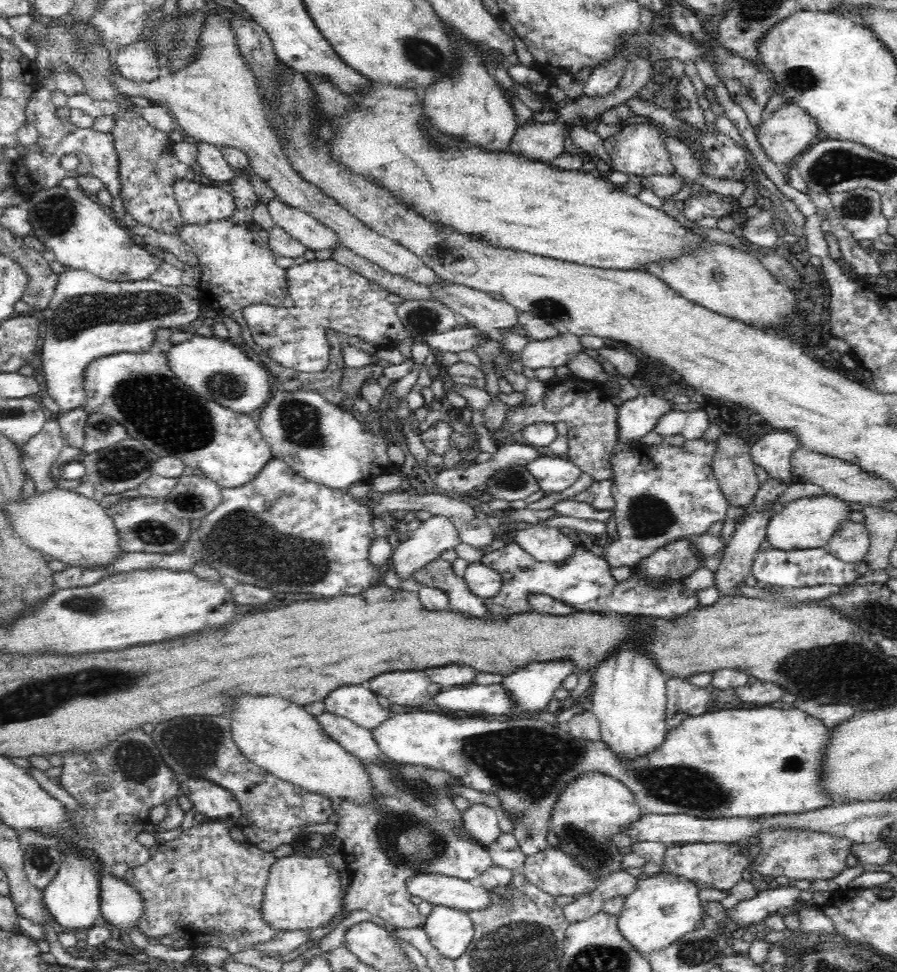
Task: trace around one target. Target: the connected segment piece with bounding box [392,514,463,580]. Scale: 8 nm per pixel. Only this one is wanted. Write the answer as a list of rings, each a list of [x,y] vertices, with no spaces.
[[[433,514],[401,541],[392,554],[392,564],[399,569],[402,580],[405,580],[410,578],[412,570],[437,560],[442,552],[455,549],[462,543],[454,521],[446,515]]]

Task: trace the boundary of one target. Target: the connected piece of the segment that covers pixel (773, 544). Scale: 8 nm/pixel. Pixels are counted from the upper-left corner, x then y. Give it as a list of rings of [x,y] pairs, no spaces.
[[[838,498],[801,499],[786,504],[780,514],[776,514],[767,526],[766,542],[772,551],[793,552],[808,548],[826,548],[827,540],[838,521],[848,519],[850,508],[847,502]]]

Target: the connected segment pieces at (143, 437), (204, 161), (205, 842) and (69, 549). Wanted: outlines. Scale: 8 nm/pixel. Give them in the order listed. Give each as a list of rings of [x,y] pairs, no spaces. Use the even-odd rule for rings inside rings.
[[[160,328],[155,333],[154,341],[138,352],[115,352],[94,357],[94,360],[88,362],[81,374],[84,409],[88,415],[101,413],[115,418],[128,430],[130,437],[154,450],[156,455],[174,456],[182,460],[184,467],[202,470],[204,475],[214,480],[223,490],[246,486],[252,483],[275,457],[270,447],[262,441],[258,426],[249,414],[235,412],[234,409],[200,398],[167,367],[166,349],[171,345],[168,334],[173,331]]]
[[[189,139],[195,148],[195,162],[200,166],[200,172],[211,183],[223,185],[233,179],[235,169],[232,169],[222,154],[221,147],[210,141]]]
[[[222,820],[194,822],[192,828],[178,838],[157,844],[144,864],[126,873],[123,883],[138,895],[142,903],[142,914],[136,922],[138,930],[154,942],[168,936],[174,942],[184,940],[186,946],[194,950],[223,948],[230,954],[255,950],[260,944],[277,940],[284,931],[267,922],[263,910],[267,874],[274,859],[272,852],[234,841],[230,827]]]
[[[54,485],[48,490],[27,494],[24,489],[1,504],[3,520],[25,546],[39,551],[47,559],[57,559],[71,566],[100,566],[120,554],[117,534],[111,518],[96,497],[88,498],[77,490]]]

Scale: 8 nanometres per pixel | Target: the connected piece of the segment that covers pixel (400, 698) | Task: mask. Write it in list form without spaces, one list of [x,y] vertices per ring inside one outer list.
[[[382,672],[364,682],[368,690],[389,700],[398,706],[418,706],[429,702],[430,698],[440,690],[440,686],[430,682],[424,672]]]

